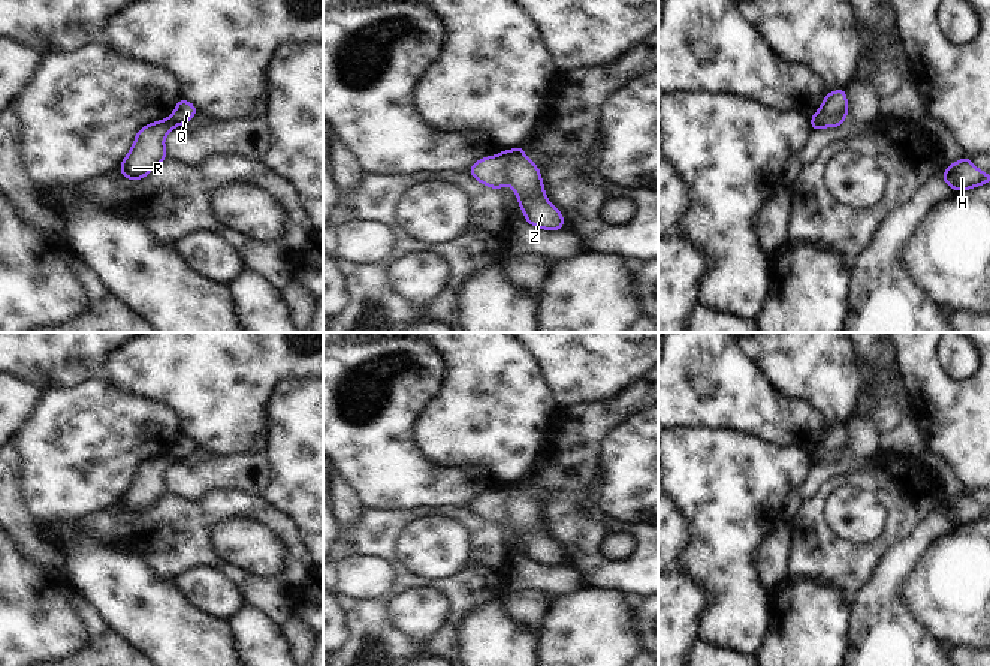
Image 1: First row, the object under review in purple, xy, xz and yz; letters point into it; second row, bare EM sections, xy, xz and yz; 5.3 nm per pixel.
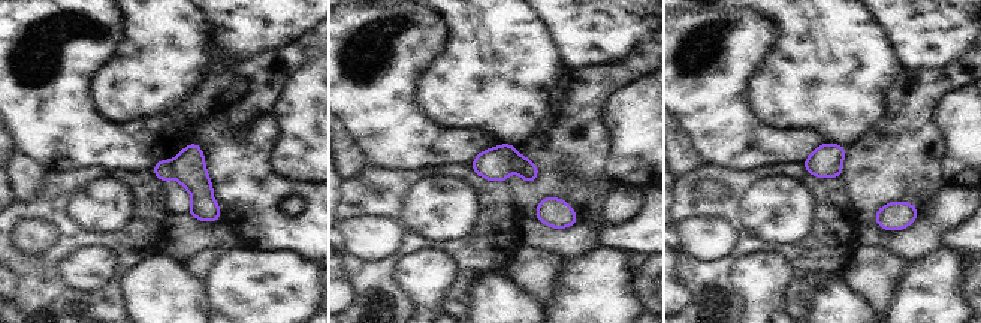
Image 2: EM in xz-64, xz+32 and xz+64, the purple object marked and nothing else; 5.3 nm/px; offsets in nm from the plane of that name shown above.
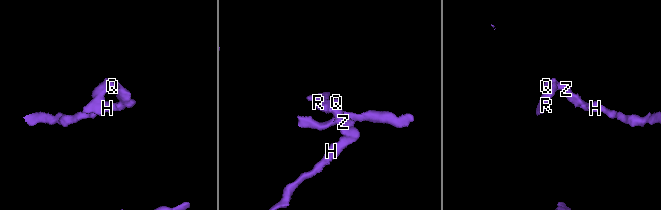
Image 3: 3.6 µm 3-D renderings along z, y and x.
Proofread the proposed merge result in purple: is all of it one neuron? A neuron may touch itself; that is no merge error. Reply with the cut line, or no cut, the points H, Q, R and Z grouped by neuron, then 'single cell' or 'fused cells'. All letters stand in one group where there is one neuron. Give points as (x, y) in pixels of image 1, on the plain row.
cut xz (507, 487), (504, 499), (506, 518); groups H Q Z / R; fused cells

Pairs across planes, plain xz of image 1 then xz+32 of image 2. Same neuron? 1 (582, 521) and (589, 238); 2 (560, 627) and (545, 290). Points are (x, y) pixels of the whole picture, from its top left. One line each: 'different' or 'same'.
1: different
2: different

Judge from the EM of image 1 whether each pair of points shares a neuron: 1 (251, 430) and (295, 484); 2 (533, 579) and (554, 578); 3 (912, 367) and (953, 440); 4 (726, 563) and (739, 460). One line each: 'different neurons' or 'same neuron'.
1: different neurons
2: same neuron
3: same neuron
4: same neuron

